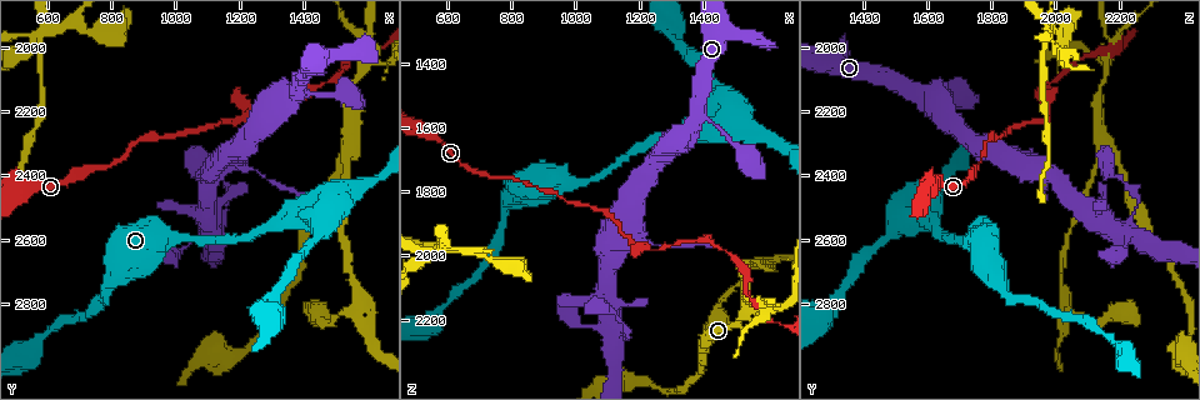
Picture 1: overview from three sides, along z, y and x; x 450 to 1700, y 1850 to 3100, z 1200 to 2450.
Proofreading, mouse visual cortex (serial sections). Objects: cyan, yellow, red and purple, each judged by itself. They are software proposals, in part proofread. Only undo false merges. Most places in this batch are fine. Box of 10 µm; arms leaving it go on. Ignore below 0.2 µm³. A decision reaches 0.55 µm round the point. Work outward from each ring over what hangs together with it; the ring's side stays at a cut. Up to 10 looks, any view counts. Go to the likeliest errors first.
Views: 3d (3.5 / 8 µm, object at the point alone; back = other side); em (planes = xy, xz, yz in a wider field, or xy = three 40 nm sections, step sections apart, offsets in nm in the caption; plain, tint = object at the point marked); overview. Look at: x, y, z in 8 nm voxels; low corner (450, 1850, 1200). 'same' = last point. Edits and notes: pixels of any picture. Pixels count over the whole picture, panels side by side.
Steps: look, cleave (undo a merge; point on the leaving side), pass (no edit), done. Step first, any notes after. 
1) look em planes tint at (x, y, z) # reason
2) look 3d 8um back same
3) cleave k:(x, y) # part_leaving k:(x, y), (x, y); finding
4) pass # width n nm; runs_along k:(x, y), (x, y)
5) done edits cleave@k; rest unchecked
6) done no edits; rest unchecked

look 3d 8um at (1540, 2310, 2160) # a fork

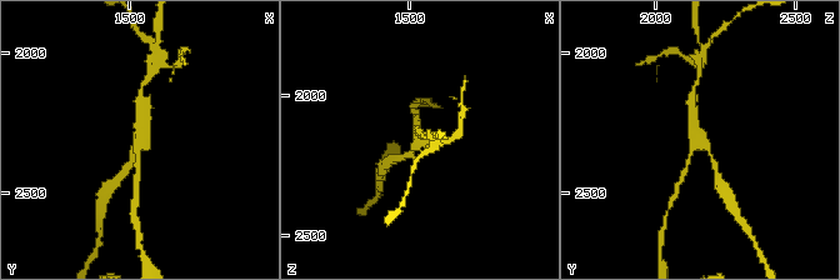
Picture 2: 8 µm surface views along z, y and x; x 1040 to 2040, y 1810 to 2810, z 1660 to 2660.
look em xy step 1 tint same # arms 3; arm_widths 150, 200, 250 nm

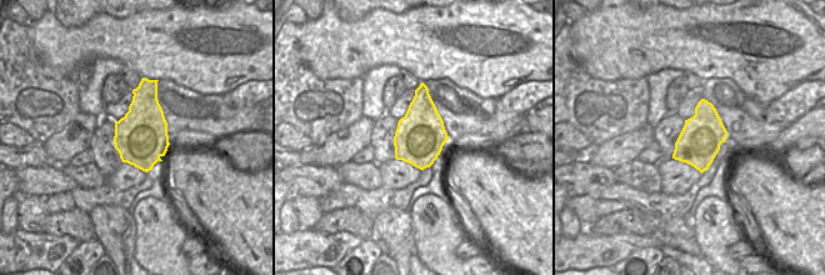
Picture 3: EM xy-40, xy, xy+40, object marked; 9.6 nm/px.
cleave 2:(435, 144) # a second cell is stuck on

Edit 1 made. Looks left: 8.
look overview

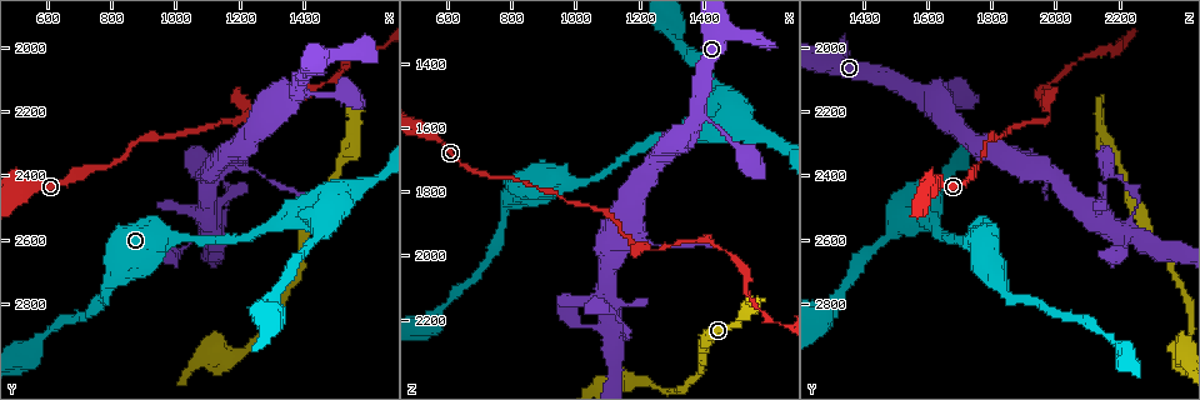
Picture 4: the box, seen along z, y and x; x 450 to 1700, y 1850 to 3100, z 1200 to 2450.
look 3d 3.5um at (1250, 2180, 1990) # a narrow waist

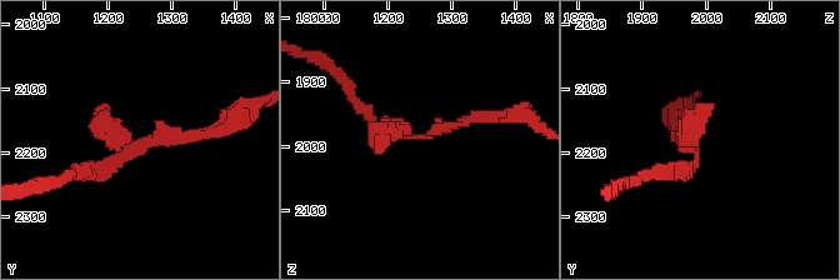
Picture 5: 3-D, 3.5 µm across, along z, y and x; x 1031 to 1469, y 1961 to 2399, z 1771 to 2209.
look em planes tint at (1260, 2175, 1980)

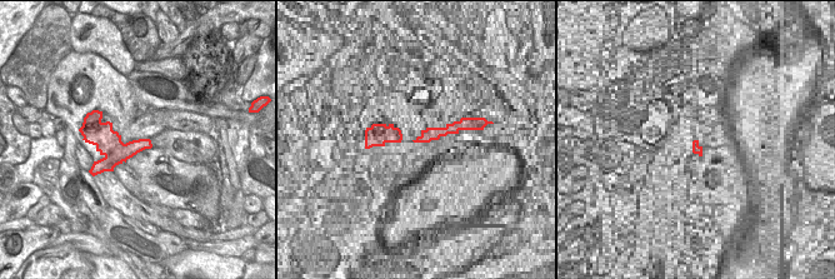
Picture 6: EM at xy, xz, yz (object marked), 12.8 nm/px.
pass # runs_along 5:(86, 173), (125, 138), (221, 130); one cell here

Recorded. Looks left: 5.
look 3d 8um back at (1390, 2520, 1600) # three-way junction

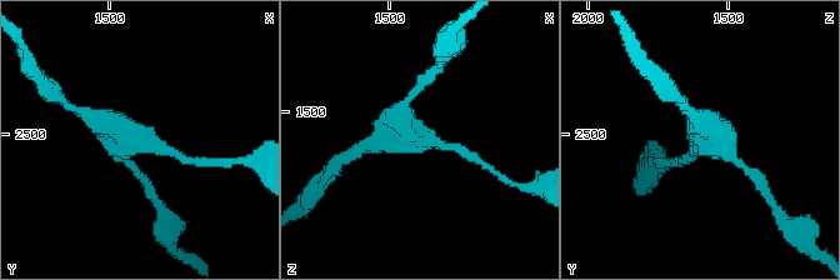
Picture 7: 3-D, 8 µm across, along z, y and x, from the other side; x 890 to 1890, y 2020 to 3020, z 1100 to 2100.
look 3d 3.5um same # closer look

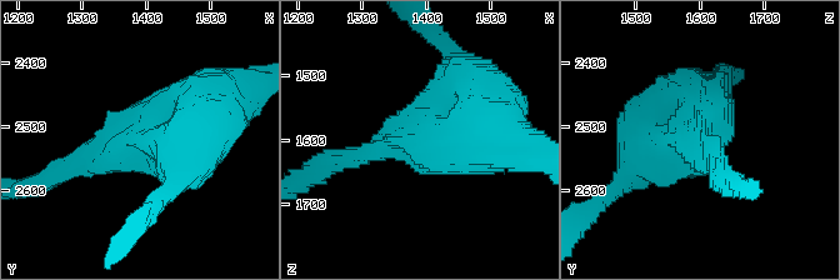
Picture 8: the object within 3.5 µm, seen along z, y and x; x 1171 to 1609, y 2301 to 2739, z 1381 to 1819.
look em xy step 5 tint at (1400, 2525, 1605) # arms 3; arm_widths 250, 600, 700 nm

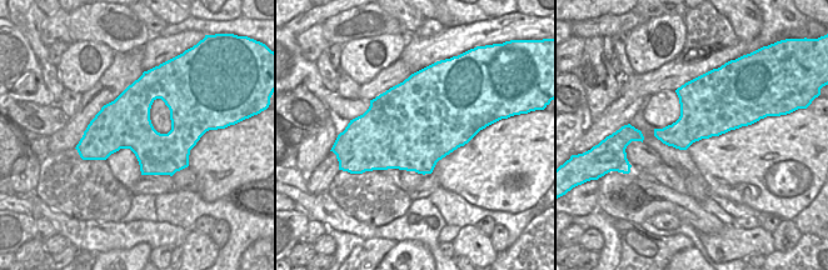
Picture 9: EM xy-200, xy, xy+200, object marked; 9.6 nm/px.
pass # one cell here

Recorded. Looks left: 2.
done edits cleave@2; rest unchecked

